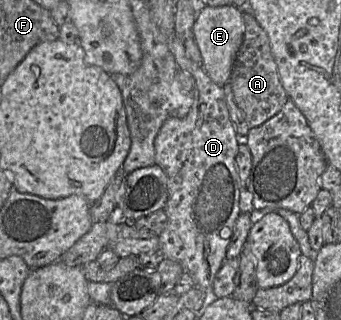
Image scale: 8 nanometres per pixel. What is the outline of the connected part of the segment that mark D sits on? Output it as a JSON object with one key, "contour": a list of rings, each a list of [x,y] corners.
{"contour":[[[175,32],[168,39],[168,47],[178,69],[190,73],[194,78],[194,101],[185,117],[168,117],[154,140],[155,163],[165,172],[168,185],[168,198],[164,206],[168,220],[166,228],[158,236],[159,254],[161,257],[180,263],[193,278],[194,287],[211,293],[214,277],[226,260],[226,251],[233,234],[233,227],[241,213],[240,187],[235,165],[239,143],[229,117],[222,85],[214,83],[203,67],[187,56],[183,41],[176,36]]]}

